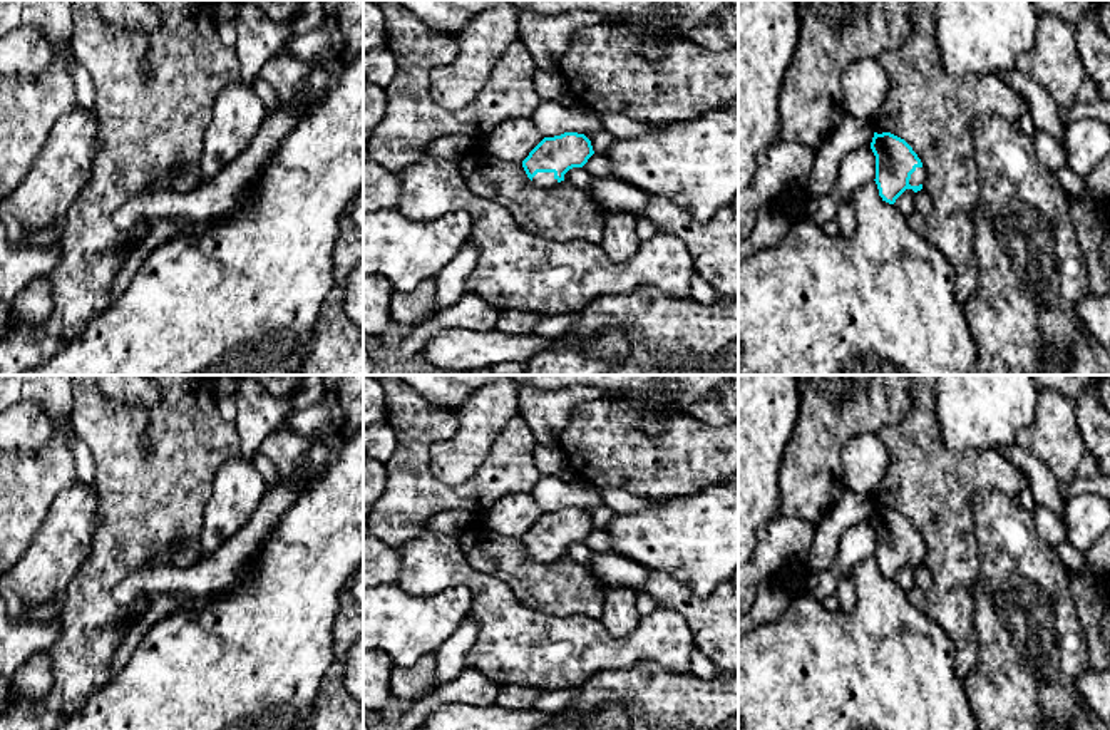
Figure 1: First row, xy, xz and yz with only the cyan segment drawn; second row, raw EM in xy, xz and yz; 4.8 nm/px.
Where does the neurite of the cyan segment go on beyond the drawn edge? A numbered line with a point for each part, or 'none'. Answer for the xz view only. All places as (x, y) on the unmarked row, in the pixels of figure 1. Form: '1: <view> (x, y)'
1: xz (541, 553)

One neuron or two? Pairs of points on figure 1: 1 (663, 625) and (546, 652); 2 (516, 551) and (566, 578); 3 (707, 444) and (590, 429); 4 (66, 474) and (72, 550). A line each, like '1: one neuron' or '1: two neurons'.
1: one neuron
2: one neuron
3: one neuron
4: two neurons

